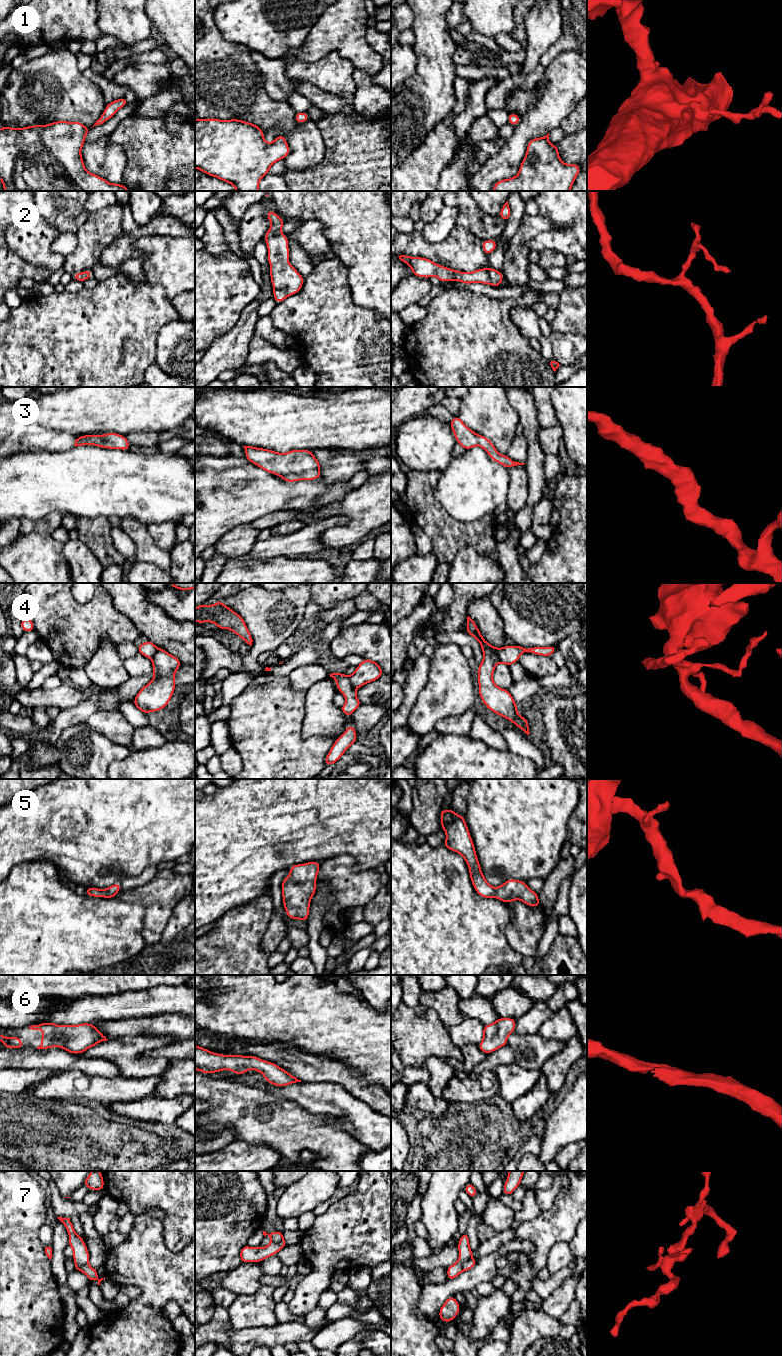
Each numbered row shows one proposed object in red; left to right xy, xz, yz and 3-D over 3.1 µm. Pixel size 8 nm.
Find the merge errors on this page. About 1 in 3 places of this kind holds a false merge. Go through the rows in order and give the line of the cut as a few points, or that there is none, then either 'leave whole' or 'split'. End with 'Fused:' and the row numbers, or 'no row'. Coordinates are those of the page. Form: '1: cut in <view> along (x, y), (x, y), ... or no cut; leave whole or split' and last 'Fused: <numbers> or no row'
1: no cut; leave whole
2: no cut; leave whole
3: no cut; leave whole
4: cut in yz along (482, 649), (488, 649), (500, 661); split
5: no cut; leave whole
6: no cut; leave whole
7: cut in yz along (471, 1256), (463, 1264), (462, 1270); split
Fused: 4, 7

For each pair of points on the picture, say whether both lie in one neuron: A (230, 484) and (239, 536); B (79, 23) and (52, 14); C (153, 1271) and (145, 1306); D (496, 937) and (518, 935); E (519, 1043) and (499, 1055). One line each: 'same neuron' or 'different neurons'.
A: different neurons
B: same neuron
C: same neuron
D: different neurons
E: different neurons

